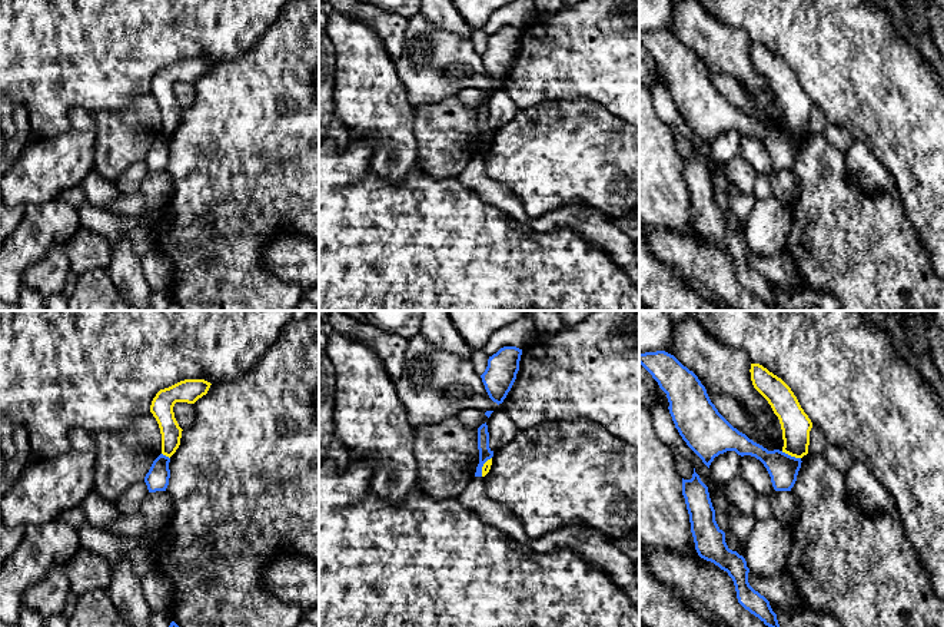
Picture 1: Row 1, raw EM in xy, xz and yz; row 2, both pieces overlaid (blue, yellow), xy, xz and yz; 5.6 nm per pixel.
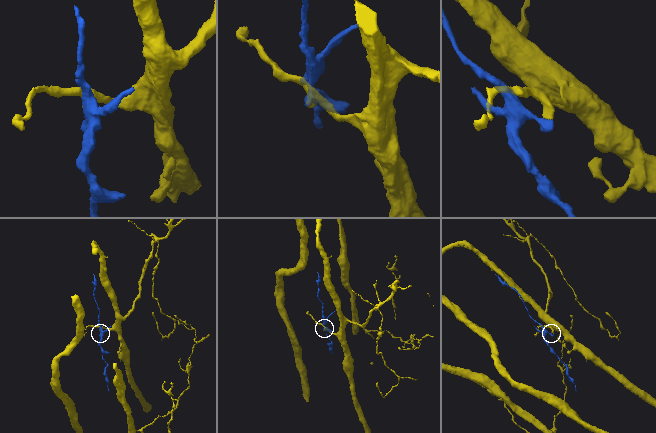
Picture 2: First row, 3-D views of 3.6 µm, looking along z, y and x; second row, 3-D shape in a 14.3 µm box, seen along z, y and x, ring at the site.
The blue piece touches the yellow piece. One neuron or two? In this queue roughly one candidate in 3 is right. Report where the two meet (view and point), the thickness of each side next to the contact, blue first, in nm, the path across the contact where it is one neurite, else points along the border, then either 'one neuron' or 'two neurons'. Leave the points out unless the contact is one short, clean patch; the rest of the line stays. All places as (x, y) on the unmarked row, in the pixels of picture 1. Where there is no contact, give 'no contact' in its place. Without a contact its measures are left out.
yz (790, 135) | 170/170 nm | along yz (781, 130), (800, 138) | two neurons

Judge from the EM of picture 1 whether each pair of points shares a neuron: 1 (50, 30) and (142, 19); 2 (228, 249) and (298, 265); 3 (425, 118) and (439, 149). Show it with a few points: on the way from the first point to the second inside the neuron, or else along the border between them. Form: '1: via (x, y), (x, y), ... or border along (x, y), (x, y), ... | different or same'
1: via (73, 19), (119, 19) | same
2: border along (285, 232), (266, 246), (263, 264), (288, 281) | different
3: via (432, 125), (439, 132), (439, 142) | same

